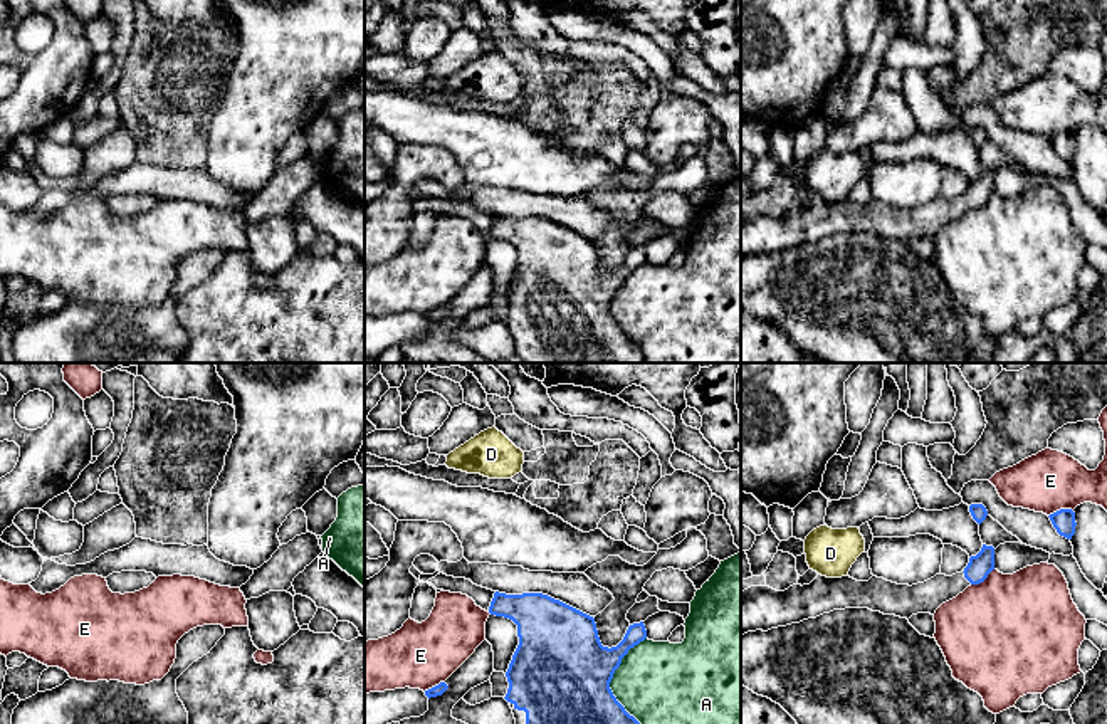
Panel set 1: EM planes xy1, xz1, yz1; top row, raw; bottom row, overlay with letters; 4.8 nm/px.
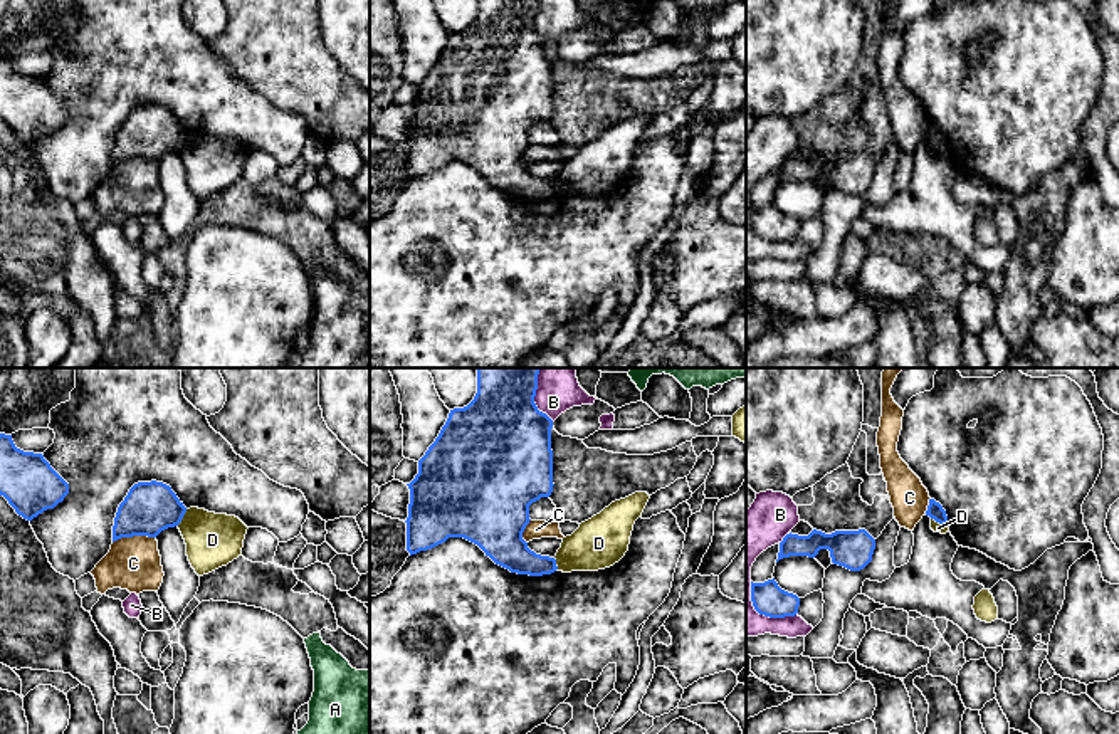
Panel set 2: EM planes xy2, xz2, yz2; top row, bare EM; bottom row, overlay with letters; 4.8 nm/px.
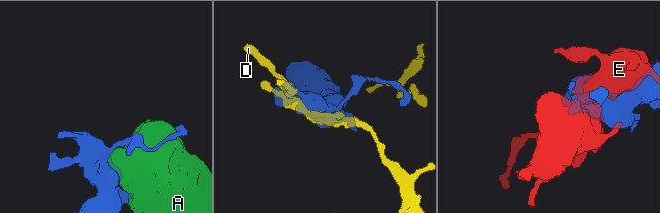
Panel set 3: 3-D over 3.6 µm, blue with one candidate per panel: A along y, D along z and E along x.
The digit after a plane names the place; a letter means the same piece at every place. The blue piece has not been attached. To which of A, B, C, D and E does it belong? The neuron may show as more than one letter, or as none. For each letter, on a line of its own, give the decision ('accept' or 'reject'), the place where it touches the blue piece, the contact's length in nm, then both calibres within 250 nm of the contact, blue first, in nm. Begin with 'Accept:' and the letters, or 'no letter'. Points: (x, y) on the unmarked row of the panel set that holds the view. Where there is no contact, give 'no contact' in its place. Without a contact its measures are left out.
Accept: no letter
A: reject; meets blue in xz1 at (608, 309); contact 480 nm long; 480 nm thick on the blue side, 400 nm on the other
B: reject; meets blue in xz2 at (533, 24); contact 240 nm long; 460 nm thick on the blue side, 180 nm on the other
C: reject; meets blue in xy2 at (133, 158); contact 220 nm long; 260 nm thick on the blue side, 260 nm on the other
D: reject; meets blue in xy2 at (182, 141); contact 90 nm long; 260 nm thick on the blue side, 260 nm on the other
E: reject; meets blue in yz1 at (1060, 133); contact 120 nm long; 110 nm thick on the blue side, 280 nm on the other

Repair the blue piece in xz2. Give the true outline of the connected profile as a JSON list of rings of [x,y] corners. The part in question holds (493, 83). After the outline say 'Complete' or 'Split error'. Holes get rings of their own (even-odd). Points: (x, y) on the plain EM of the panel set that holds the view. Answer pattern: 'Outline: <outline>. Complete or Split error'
Outline: [[[477,0],[477,17],[464,32],[449,37],[435,66],[418,84],[418,97],[407,107],[410,128],[407,141],[407,175],[417,178],[449,161],[477,168],[496,188],[517,198],[543,200],[558,193],[556,183],[528,171],[523,156],[529,148],[529,129],[553,116],[553,44],[534,27],[538,0]]]. Complete

